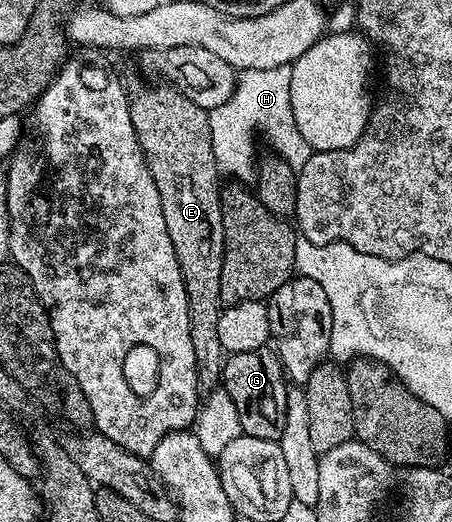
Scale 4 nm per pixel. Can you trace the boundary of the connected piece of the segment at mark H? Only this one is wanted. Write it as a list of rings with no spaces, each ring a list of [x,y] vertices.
[[[291,65],[276,66],[269,70],[248,70],[237,75],[235,90],[226,102],[209,111],[210,136],[213,142],[214,158],[217,159],[219,171],[226,177],[236,182],[248,182],[257,175],[258,159],[256,160],[256,132],[262,130],[262,136],[268,140],[275,155],[291,166],[299,170],[306,166],[306,162],[312,156],[312,148],[302,137],[294,121],[293,107],[290,103],[290,81],[293,74]]]

